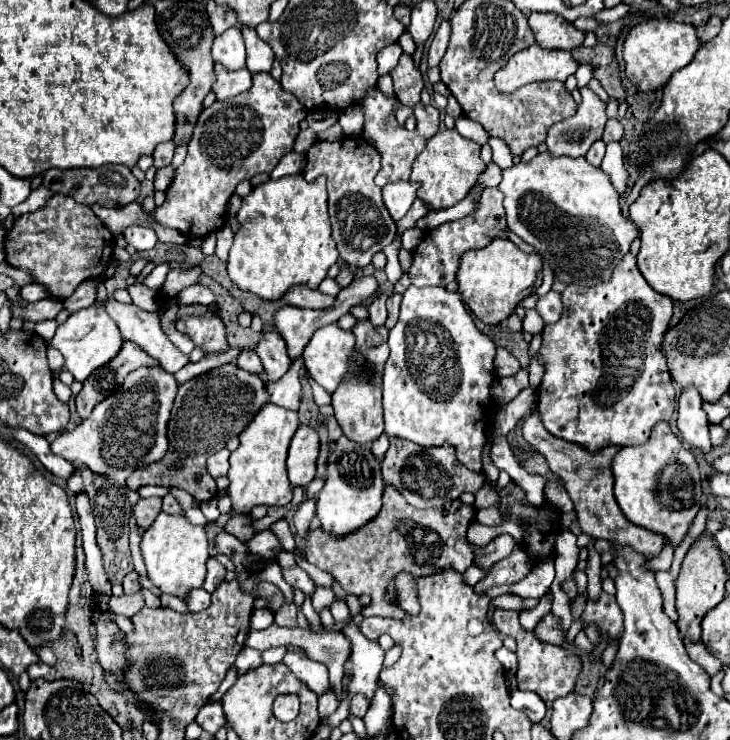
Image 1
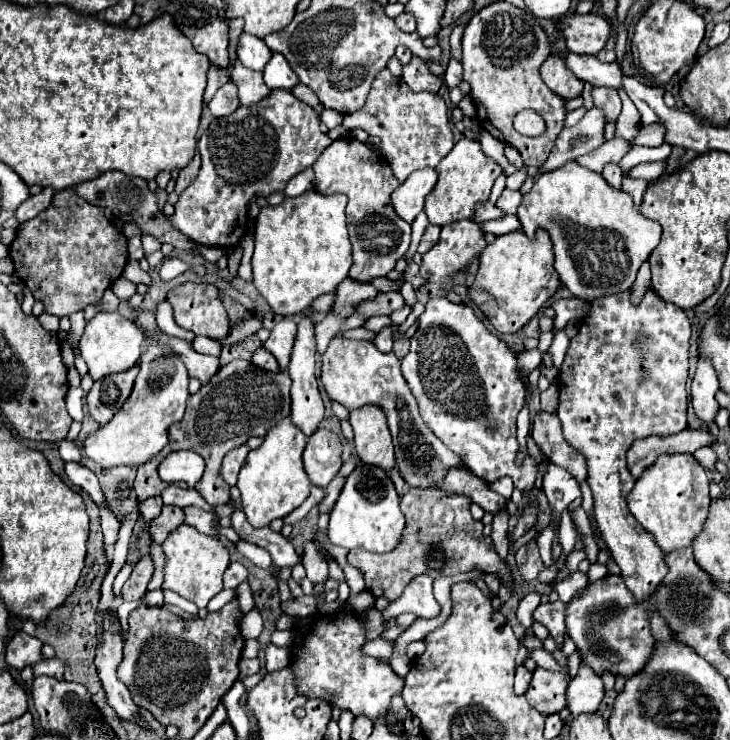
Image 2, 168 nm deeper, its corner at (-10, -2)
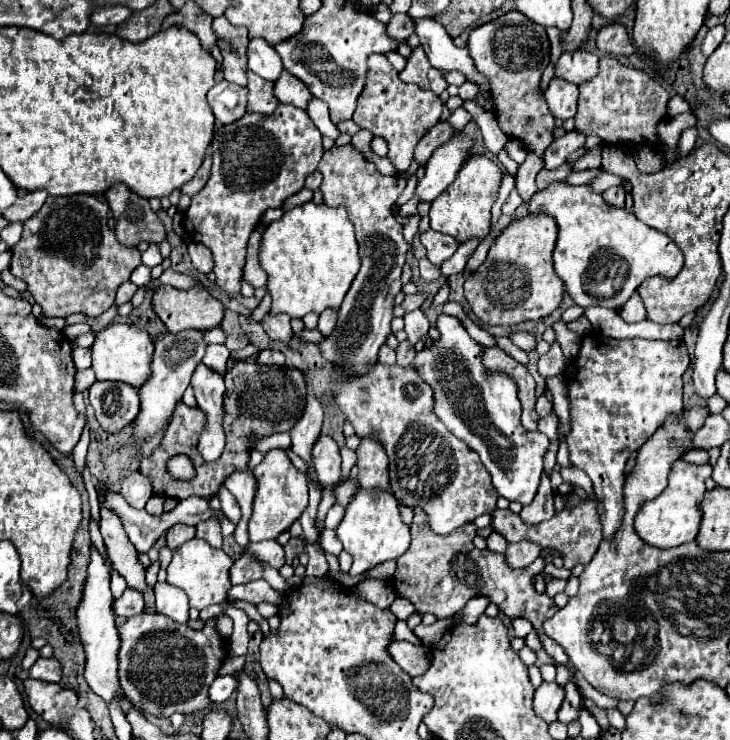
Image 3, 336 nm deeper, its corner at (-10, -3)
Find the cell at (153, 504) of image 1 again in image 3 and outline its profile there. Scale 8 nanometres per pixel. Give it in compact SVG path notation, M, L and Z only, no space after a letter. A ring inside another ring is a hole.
M174 525L174 527L170 527L170 529L166 531L166 545L168 545L170 549L176 549L176 547L180 547L182 543L190 541L190 539L194 537L194 533L196 533L196 529L190 527L190 525Z

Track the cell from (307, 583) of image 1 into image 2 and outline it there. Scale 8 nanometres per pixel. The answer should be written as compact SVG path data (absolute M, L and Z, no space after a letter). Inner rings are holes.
M230 500L230 504L234 506L234 512L230 514L230 520L232 520L232 528L236 530L236 534L246 540L246 542L252 542L264 550L270 552L272 556L272 562L280 568L284 566L296 566L296 562L300 562L300 556L296 554L294 546L278 532L270 530L268 526L266 528L254 528L250 526L250 522L246 522L246 514L242 514L242 508L238 502Z

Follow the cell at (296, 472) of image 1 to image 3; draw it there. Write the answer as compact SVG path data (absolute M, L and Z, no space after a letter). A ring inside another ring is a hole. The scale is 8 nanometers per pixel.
M318 437L312 449L312 467L322 487L330 487L340 481L340 451L332 437Z

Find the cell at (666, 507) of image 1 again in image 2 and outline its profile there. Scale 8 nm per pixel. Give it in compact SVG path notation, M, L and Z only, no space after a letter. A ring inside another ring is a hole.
M664 454L654 466L644 470L644 474L636 480L634 490L628 494L630 514L654 536L654 542L658 542L666 554L686 548L702 530L708 516L708 484L710 480L706 470L696 462L692 454Z

